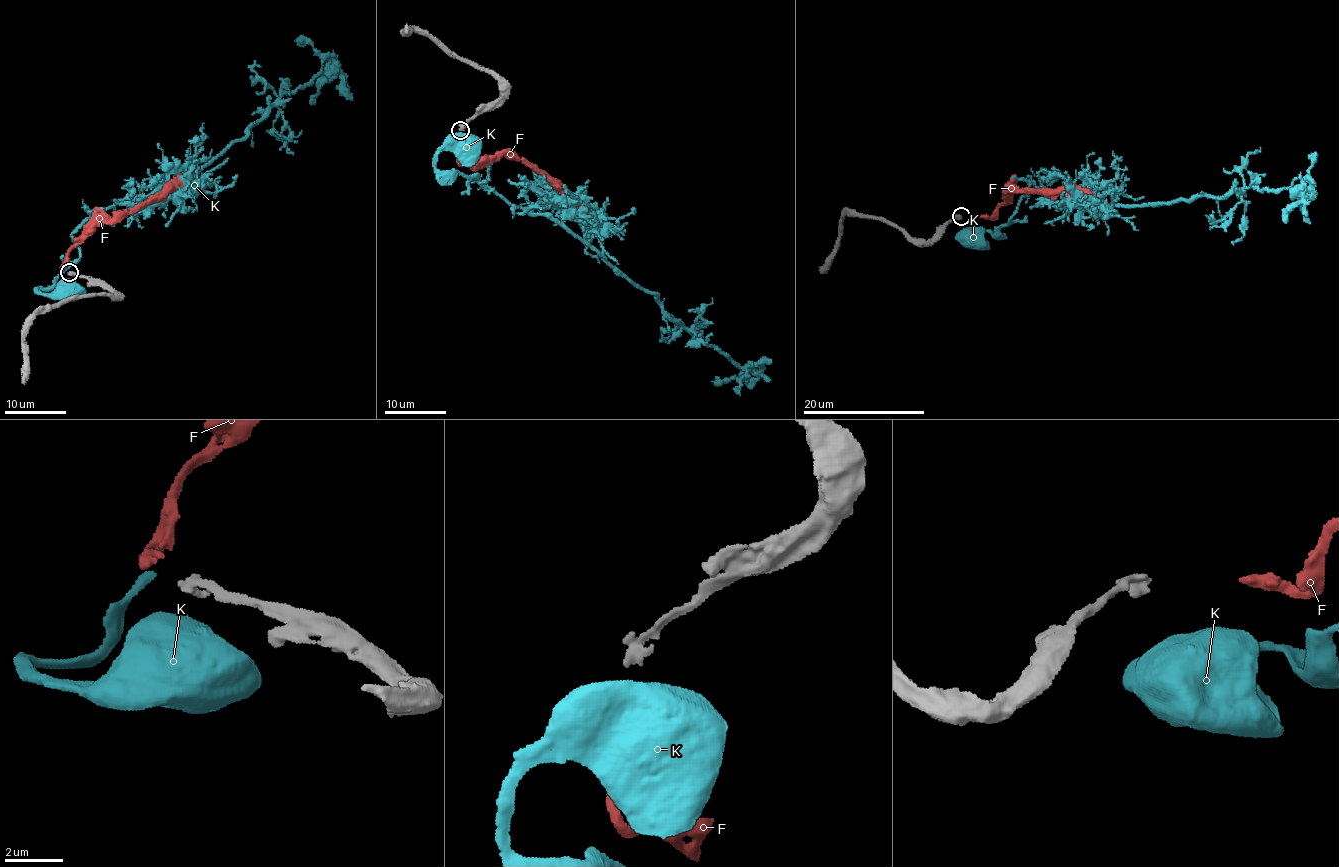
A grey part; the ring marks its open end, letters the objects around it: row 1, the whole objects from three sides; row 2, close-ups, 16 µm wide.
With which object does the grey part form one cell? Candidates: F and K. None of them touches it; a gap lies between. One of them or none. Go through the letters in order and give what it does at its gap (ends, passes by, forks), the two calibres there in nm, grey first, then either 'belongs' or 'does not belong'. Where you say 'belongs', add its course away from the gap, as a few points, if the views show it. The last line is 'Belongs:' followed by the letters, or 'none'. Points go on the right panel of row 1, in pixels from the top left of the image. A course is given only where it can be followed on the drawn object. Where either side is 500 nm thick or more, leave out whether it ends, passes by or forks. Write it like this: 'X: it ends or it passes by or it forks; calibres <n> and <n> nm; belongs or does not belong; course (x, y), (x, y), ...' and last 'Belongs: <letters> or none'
F: it ends; calibres 360 and 360 nm; does not belong
K: calibres 360 and 850 nm; does not belong
Belongs: none

